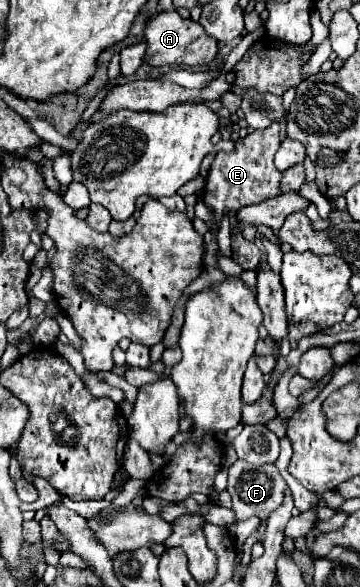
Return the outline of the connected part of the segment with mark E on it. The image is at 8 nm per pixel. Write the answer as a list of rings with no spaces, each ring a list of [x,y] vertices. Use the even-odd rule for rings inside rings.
[[[273,123],[267,129],[253,131],[245,139],[239,139],[231,153],[219,151],[215,155],[209,175],[207,175],[203,201],[215,209],[217,221],[221,221],[225,213],[233,213],[245,205],[261,203],[281,193],[279,191],[281,173],[277,173],[273,165],[273,155],[277,153],[279,143],[281,143],[281,129],[279,129],[279,123]]]

